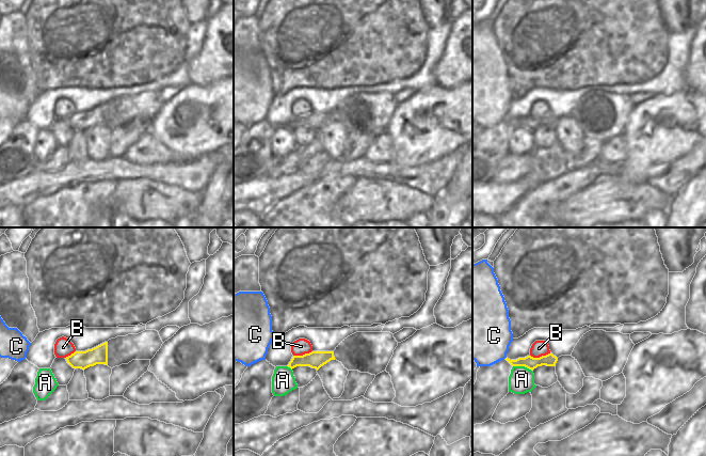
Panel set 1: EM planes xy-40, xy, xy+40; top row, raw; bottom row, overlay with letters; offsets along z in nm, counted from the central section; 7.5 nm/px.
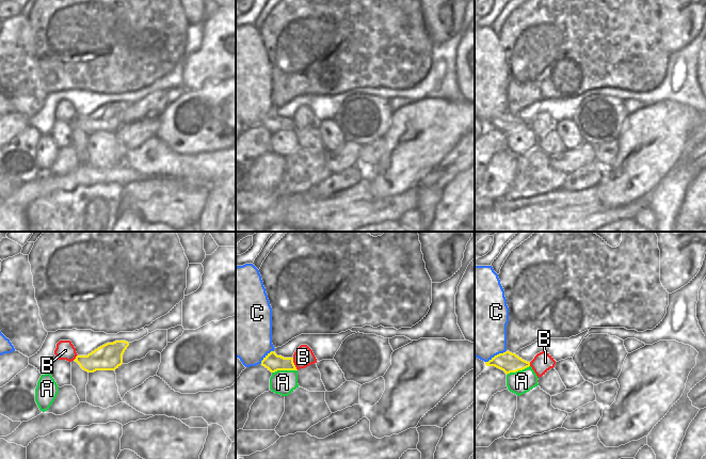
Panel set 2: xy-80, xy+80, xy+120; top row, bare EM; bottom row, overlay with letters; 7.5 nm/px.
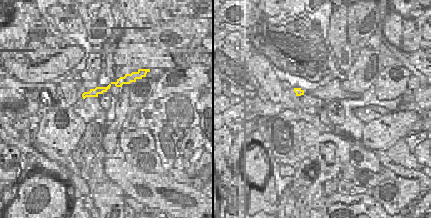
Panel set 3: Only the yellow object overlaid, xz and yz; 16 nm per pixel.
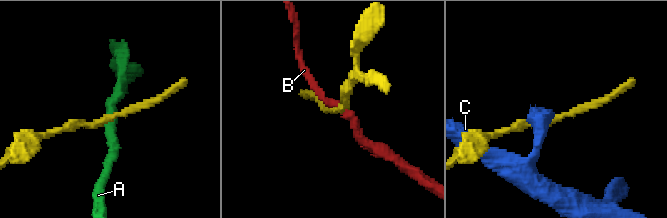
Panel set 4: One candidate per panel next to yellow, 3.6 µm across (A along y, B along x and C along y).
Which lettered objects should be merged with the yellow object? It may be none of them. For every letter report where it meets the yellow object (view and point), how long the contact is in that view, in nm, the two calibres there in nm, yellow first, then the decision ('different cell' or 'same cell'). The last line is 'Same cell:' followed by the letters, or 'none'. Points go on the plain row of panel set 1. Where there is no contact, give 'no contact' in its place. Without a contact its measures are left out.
A: xy+40 (523, 126) | 150 nm | 100/190 nm | different cell
B: xy+40 (540, 118) | 160 nm | 100/120 nm | different cell
C: no contact | different cell
Same cell: none

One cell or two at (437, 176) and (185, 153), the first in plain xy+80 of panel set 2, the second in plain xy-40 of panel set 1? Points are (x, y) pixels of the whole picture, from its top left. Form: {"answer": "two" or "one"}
{"answer": "two"}

